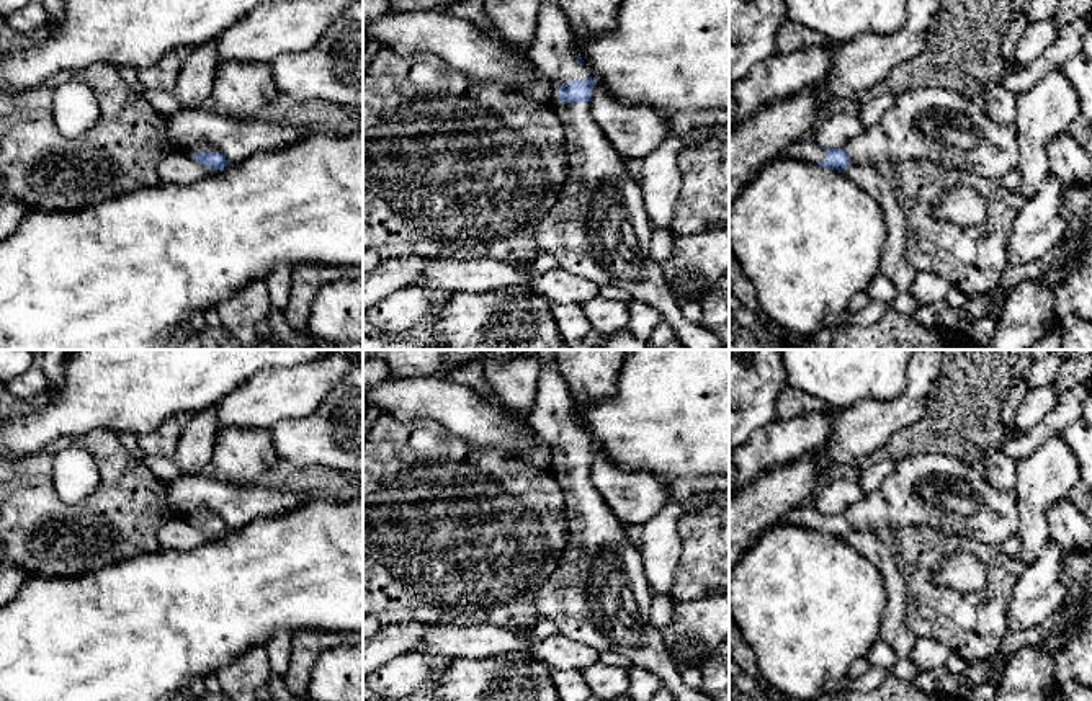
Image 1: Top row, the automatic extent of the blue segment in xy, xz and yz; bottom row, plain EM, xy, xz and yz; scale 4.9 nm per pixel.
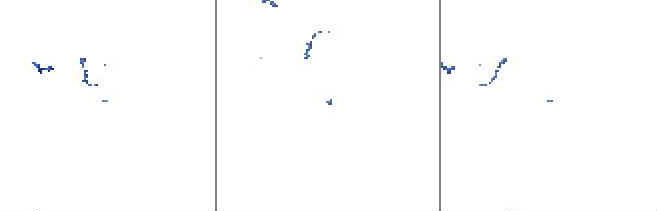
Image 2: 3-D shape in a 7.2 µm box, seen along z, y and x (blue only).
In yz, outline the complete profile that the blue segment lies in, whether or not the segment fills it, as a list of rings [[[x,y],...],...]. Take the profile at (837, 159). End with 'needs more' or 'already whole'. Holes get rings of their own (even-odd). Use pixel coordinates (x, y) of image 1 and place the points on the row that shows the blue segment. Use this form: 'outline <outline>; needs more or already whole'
outline [[[920,87],[897,93],[881,119],[842,149],[822,149],[806,139],[791,144],[776,159],[806,160],[840,172],[848,163],[878,168],[924,159],[943,170],[1000,180],[1017,170],[1018,157],[1014,126],[991,121],[982,100]]]; needs more

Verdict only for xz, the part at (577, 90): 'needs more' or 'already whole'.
needs more

